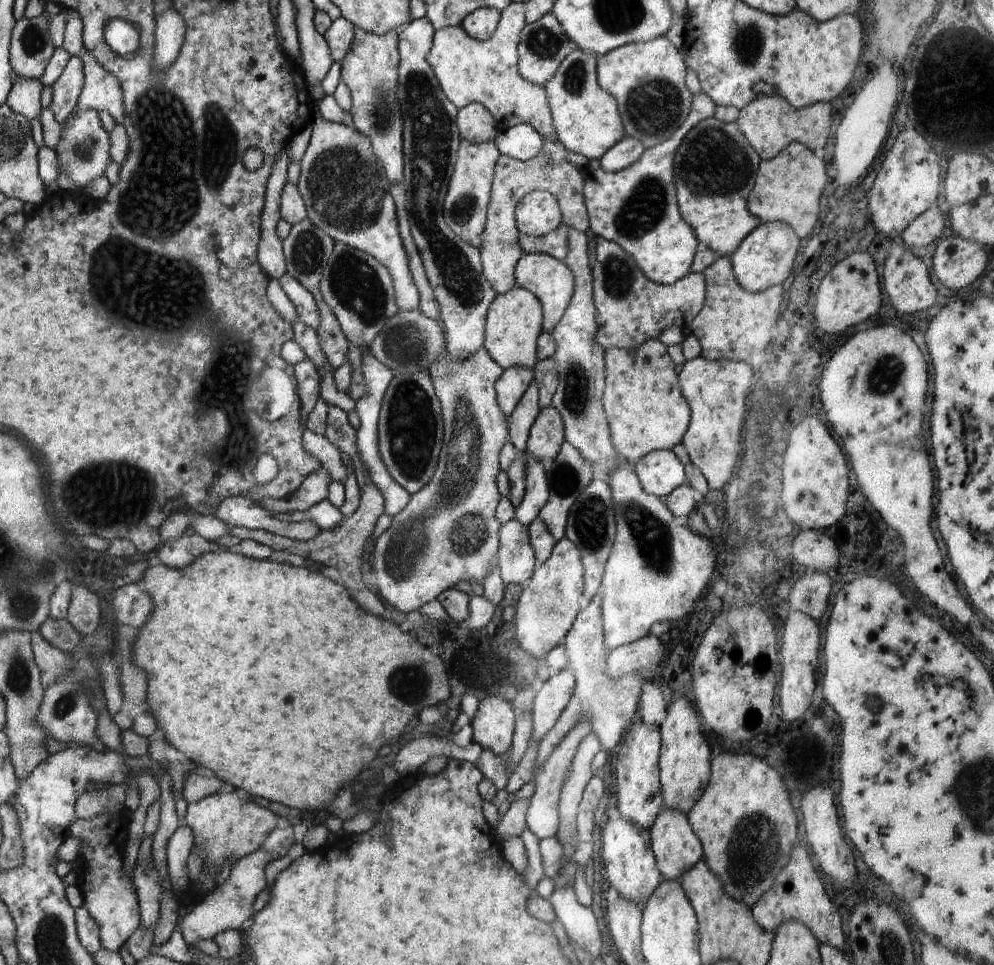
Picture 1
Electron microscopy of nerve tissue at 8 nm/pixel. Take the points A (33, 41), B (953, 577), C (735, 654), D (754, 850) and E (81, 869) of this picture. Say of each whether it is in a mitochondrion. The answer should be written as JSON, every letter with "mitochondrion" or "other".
{"A":"mitochondrion","B":"other","C":"other","D":"mitochondrion","E":"other"}

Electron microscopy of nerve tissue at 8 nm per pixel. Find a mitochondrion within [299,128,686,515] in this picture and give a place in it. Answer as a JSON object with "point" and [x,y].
{"point":[346,192]}

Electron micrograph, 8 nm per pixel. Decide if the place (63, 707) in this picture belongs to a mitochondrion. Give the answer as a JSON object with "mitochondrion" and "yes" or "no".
{"mitochondrion":"yes"}

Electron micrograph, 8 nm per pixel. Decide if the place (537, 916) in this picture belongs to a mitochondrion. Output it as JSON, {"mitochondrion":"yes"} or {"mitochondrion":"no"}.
{"mitochondrion":"no"}

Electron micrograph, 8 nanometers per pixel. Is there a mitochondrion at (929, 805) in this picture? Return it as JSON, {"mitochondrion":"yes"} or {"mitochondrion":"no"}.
{"mitochondrion":"no"}

